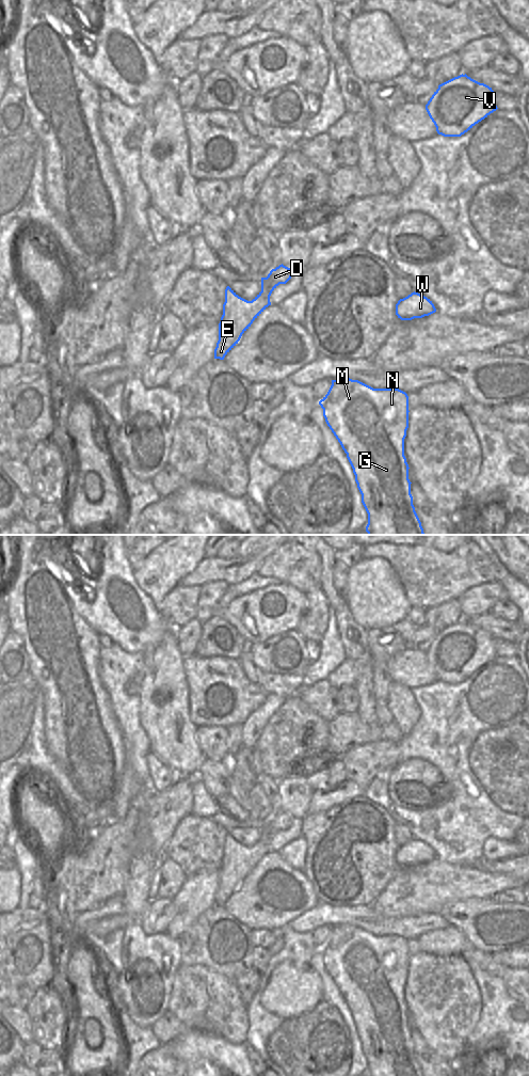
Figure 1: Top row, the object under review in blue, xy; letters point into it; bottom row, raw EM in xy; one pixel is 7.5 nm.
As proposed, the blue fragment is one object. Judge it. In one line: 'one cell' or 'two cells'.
one cell

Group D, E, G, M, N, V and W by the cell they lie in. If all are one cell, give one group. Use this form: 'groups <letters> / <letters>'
groups D E G M N V W

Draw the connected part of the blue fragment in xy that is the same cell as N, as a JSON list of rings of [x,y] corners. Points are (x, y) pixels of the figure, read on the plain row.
[[[332,927],[327,940],[319,948],[325,968],[353,1015],[362,1049],[368,1060],[366,1076],[423,1076],[413,1051],[404,985],[408,975],[408,943],[399,935],[373,935],[358,927]]]

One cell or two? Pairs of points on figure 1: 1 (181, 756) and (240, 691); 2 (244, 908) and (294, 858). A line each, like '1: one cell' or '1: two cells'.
1: two cells
2: two cells

